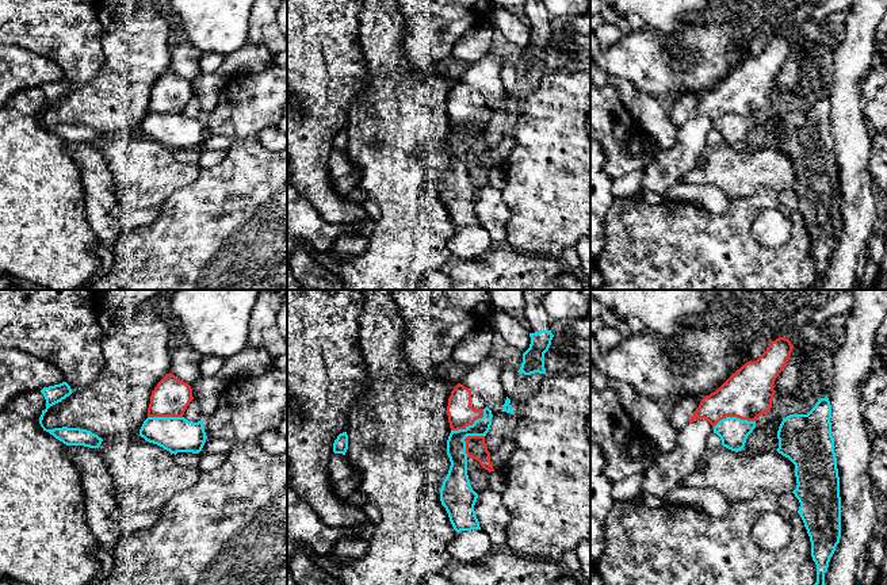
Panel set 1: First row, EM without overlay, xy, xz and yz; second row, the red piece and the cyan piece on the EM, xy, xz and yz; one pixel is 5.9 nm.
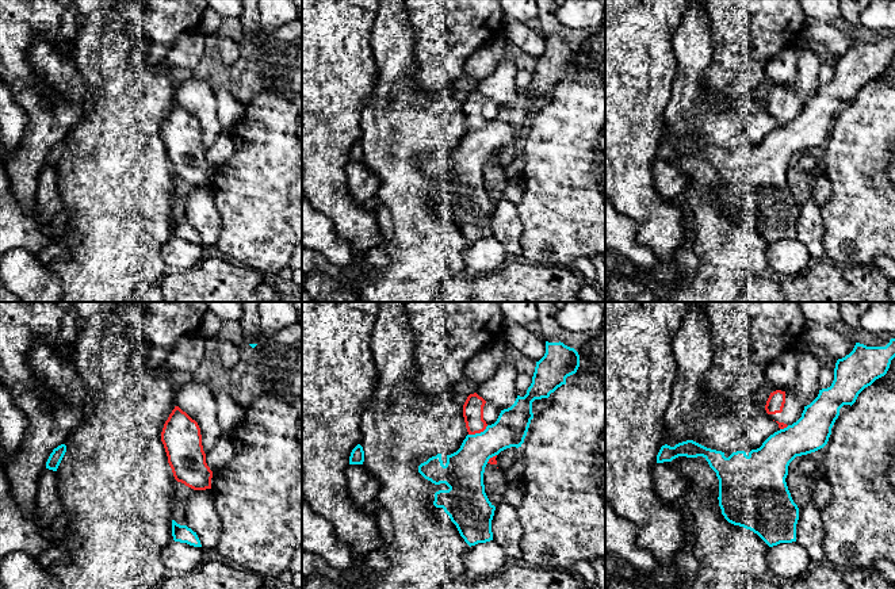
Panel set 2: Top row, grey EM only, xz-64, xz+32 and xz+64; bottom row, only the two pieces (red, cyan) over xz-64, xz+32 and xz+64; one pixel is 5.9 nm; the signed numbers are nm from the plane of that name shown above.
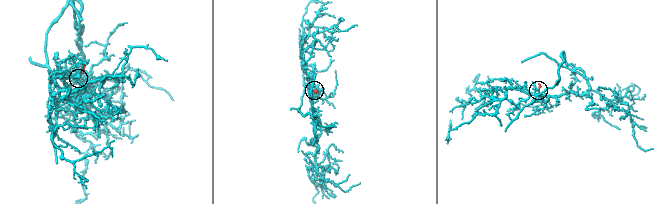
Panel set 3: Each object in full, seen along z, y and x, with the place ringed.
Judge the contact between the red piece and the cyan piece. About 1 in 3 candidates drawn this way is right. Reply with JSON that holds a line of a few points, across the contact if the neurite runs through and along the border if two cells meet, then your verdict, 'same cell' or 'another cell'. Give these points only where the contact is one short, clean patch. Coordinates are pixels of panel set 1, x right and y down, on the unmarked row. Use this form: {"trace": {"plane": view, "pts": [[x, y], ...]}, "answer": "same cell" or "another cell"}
{"trace": {"plane": "xz", "pts": [[484, 106], [484, 111], [471, 121], [451, 127]]}, "answer": "another cell"}

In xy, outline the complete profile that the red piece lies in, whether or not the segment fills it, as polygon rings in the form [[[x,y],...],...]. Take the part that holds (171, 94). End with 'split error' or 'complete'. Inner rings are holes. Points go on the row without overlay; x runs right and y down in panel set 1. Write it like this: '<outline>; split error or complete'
[[[169,69],[152,88],[148,114],[183,114],[192,96],[191,83]]]; complete

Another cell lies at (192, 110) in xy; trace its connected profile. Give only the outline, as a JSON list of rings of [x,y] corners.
[[[192,96],[190,99],[190,102],[187,103],[183,114],[188,118],[192,118],[192,119],[198,119],[198,118],[203,118],[204,114],[200,108],[200,102],[199,102],[199,98],[198,96]]]

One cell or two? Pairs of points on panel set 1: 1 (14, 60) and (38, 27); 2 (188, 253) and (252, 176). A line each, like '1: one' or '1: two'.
1: two
2: one

